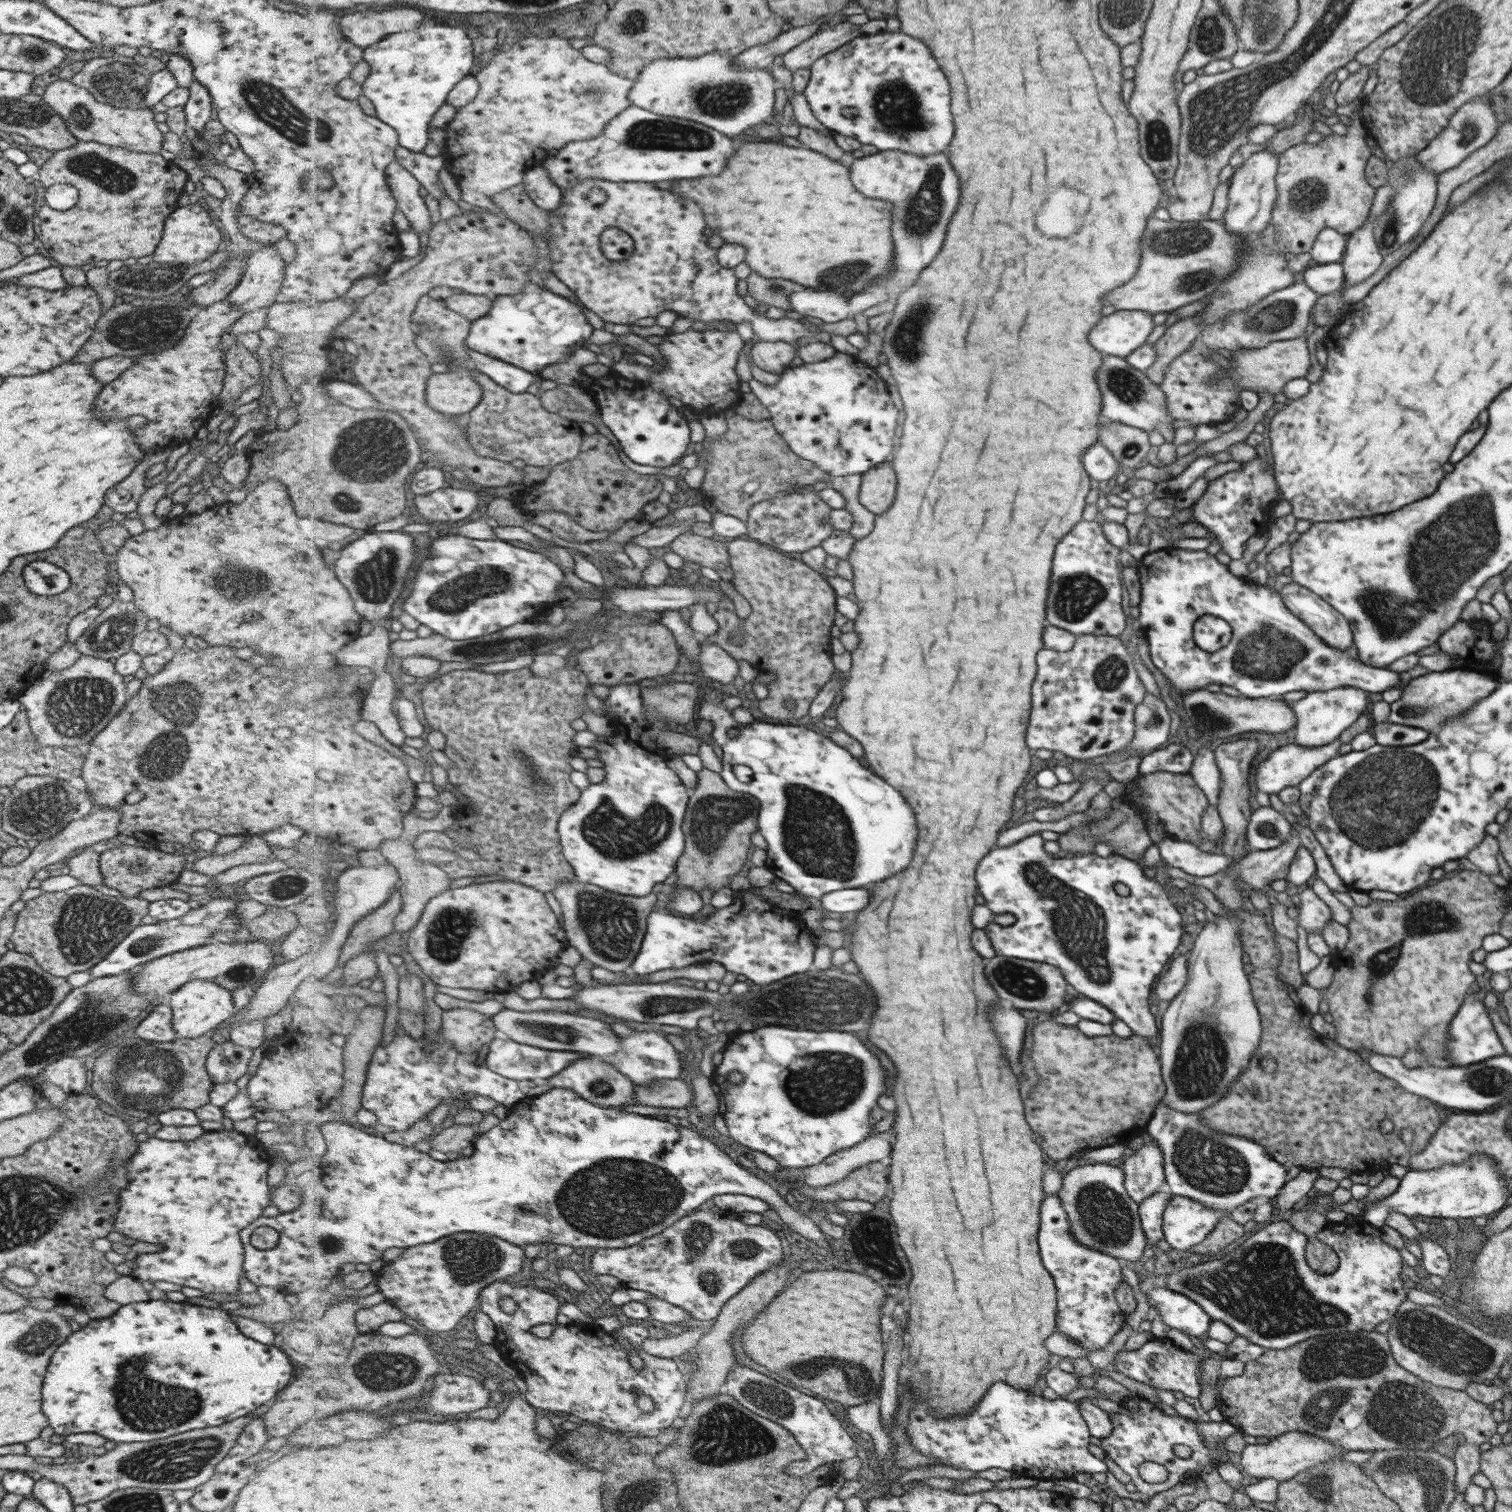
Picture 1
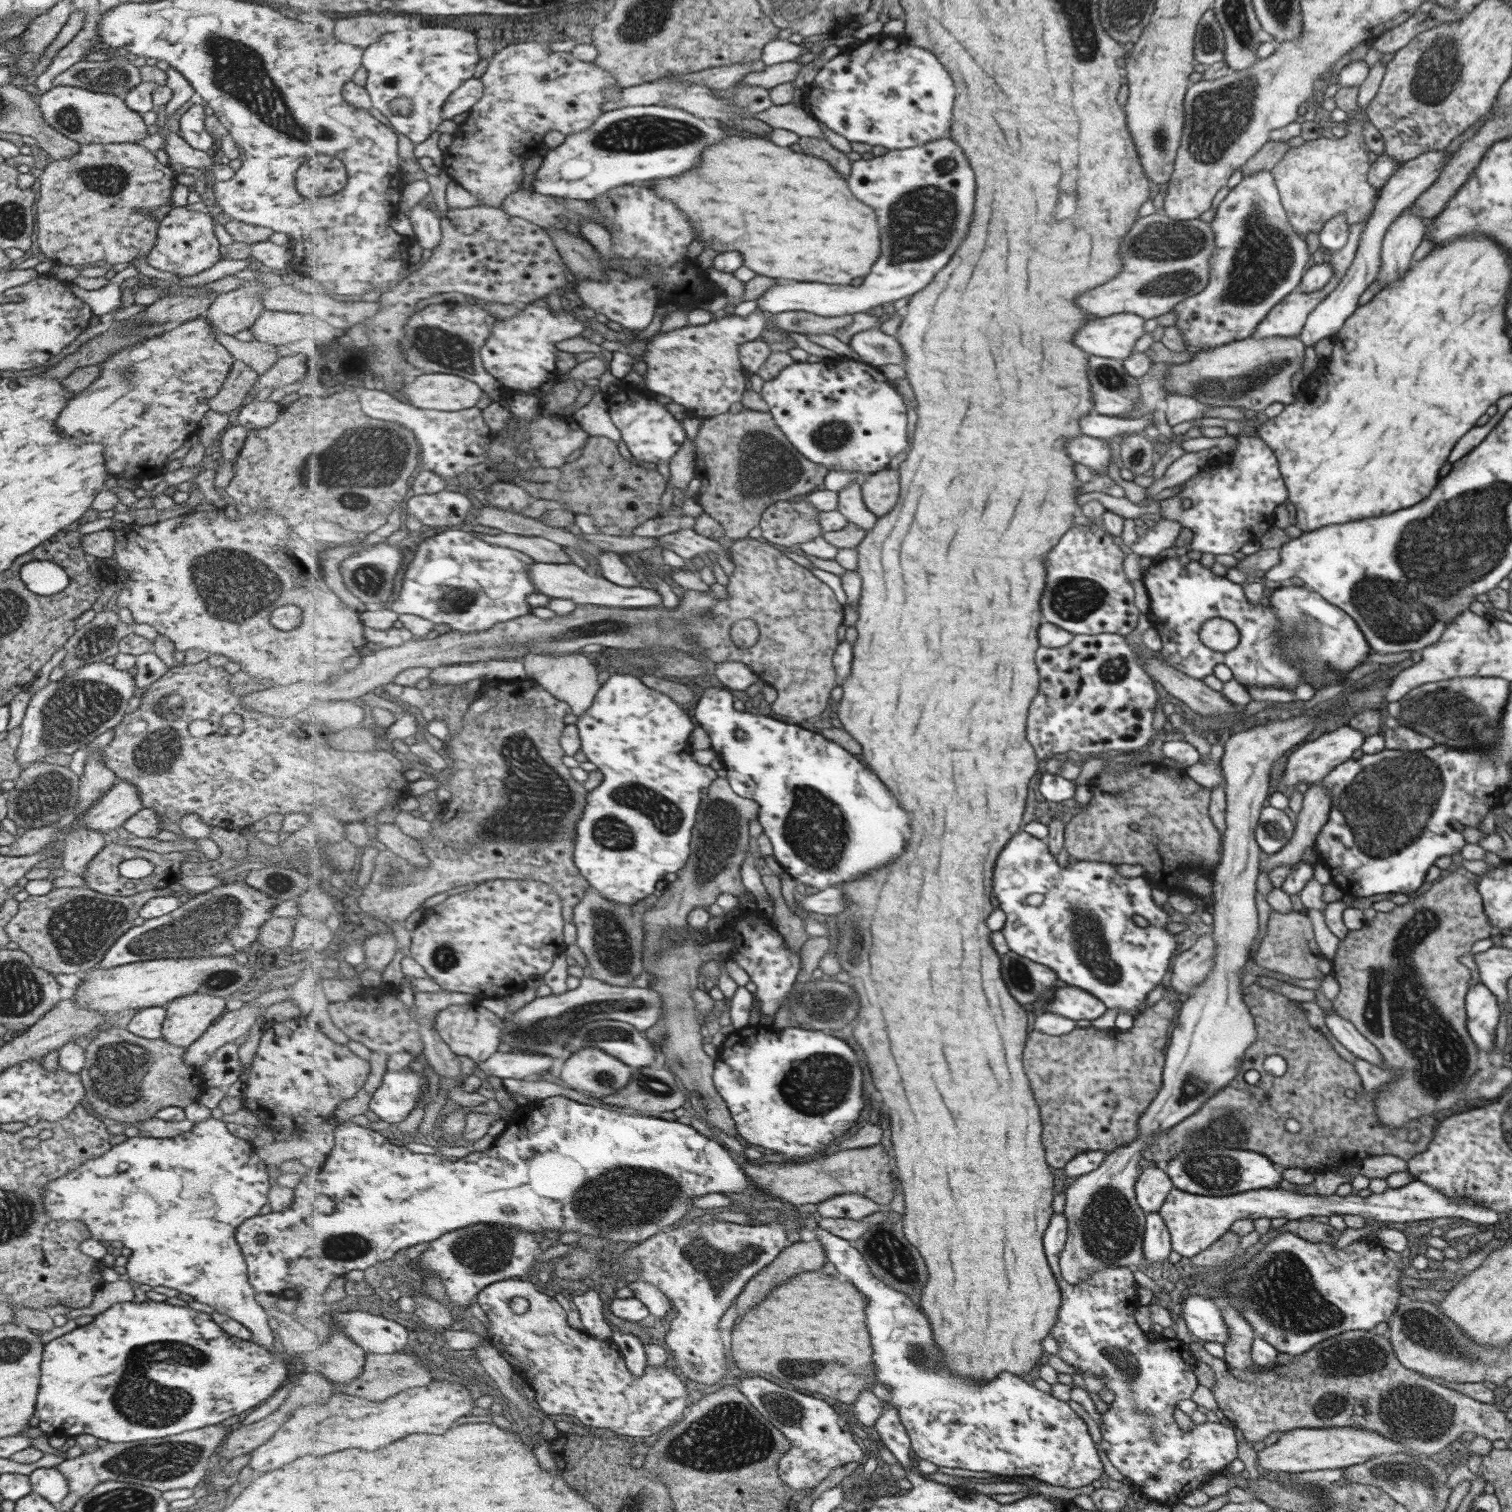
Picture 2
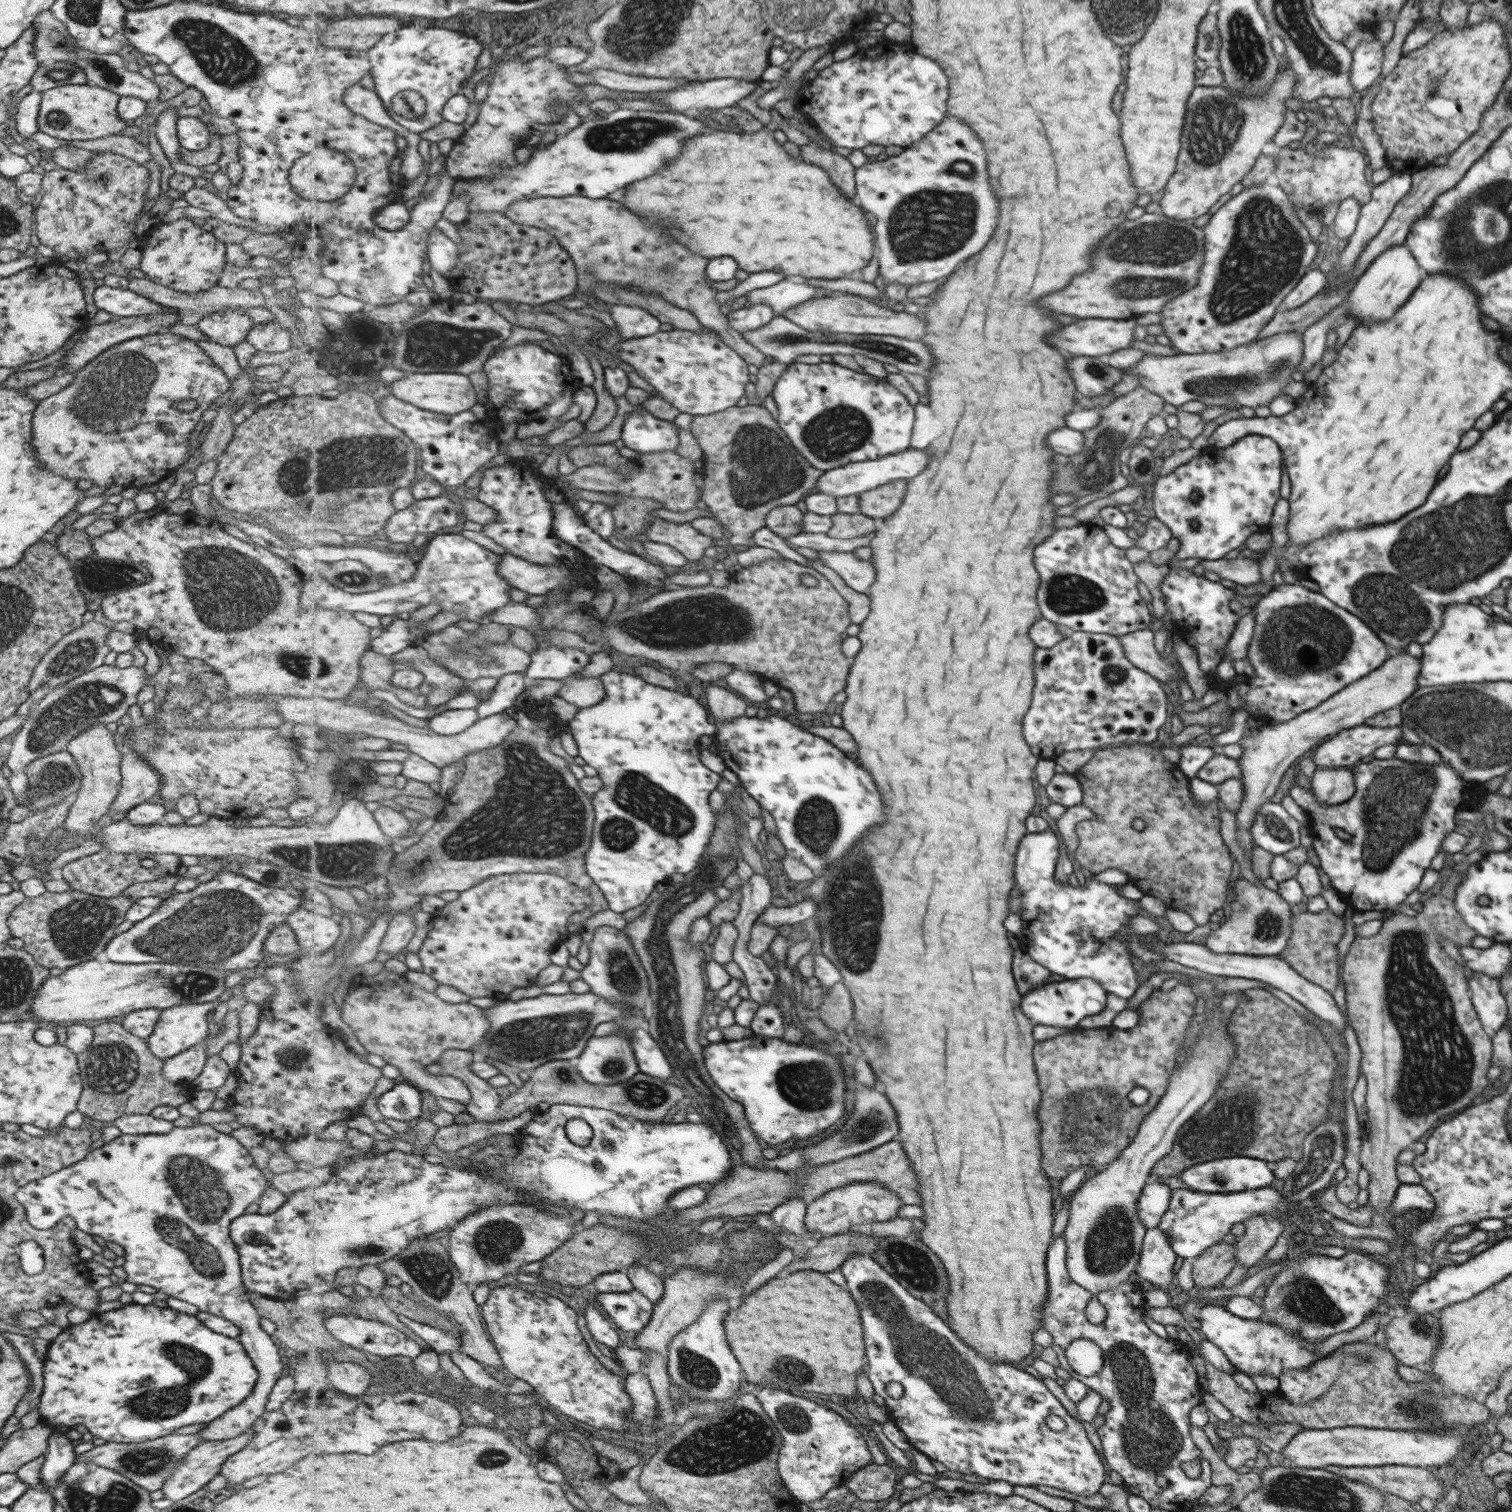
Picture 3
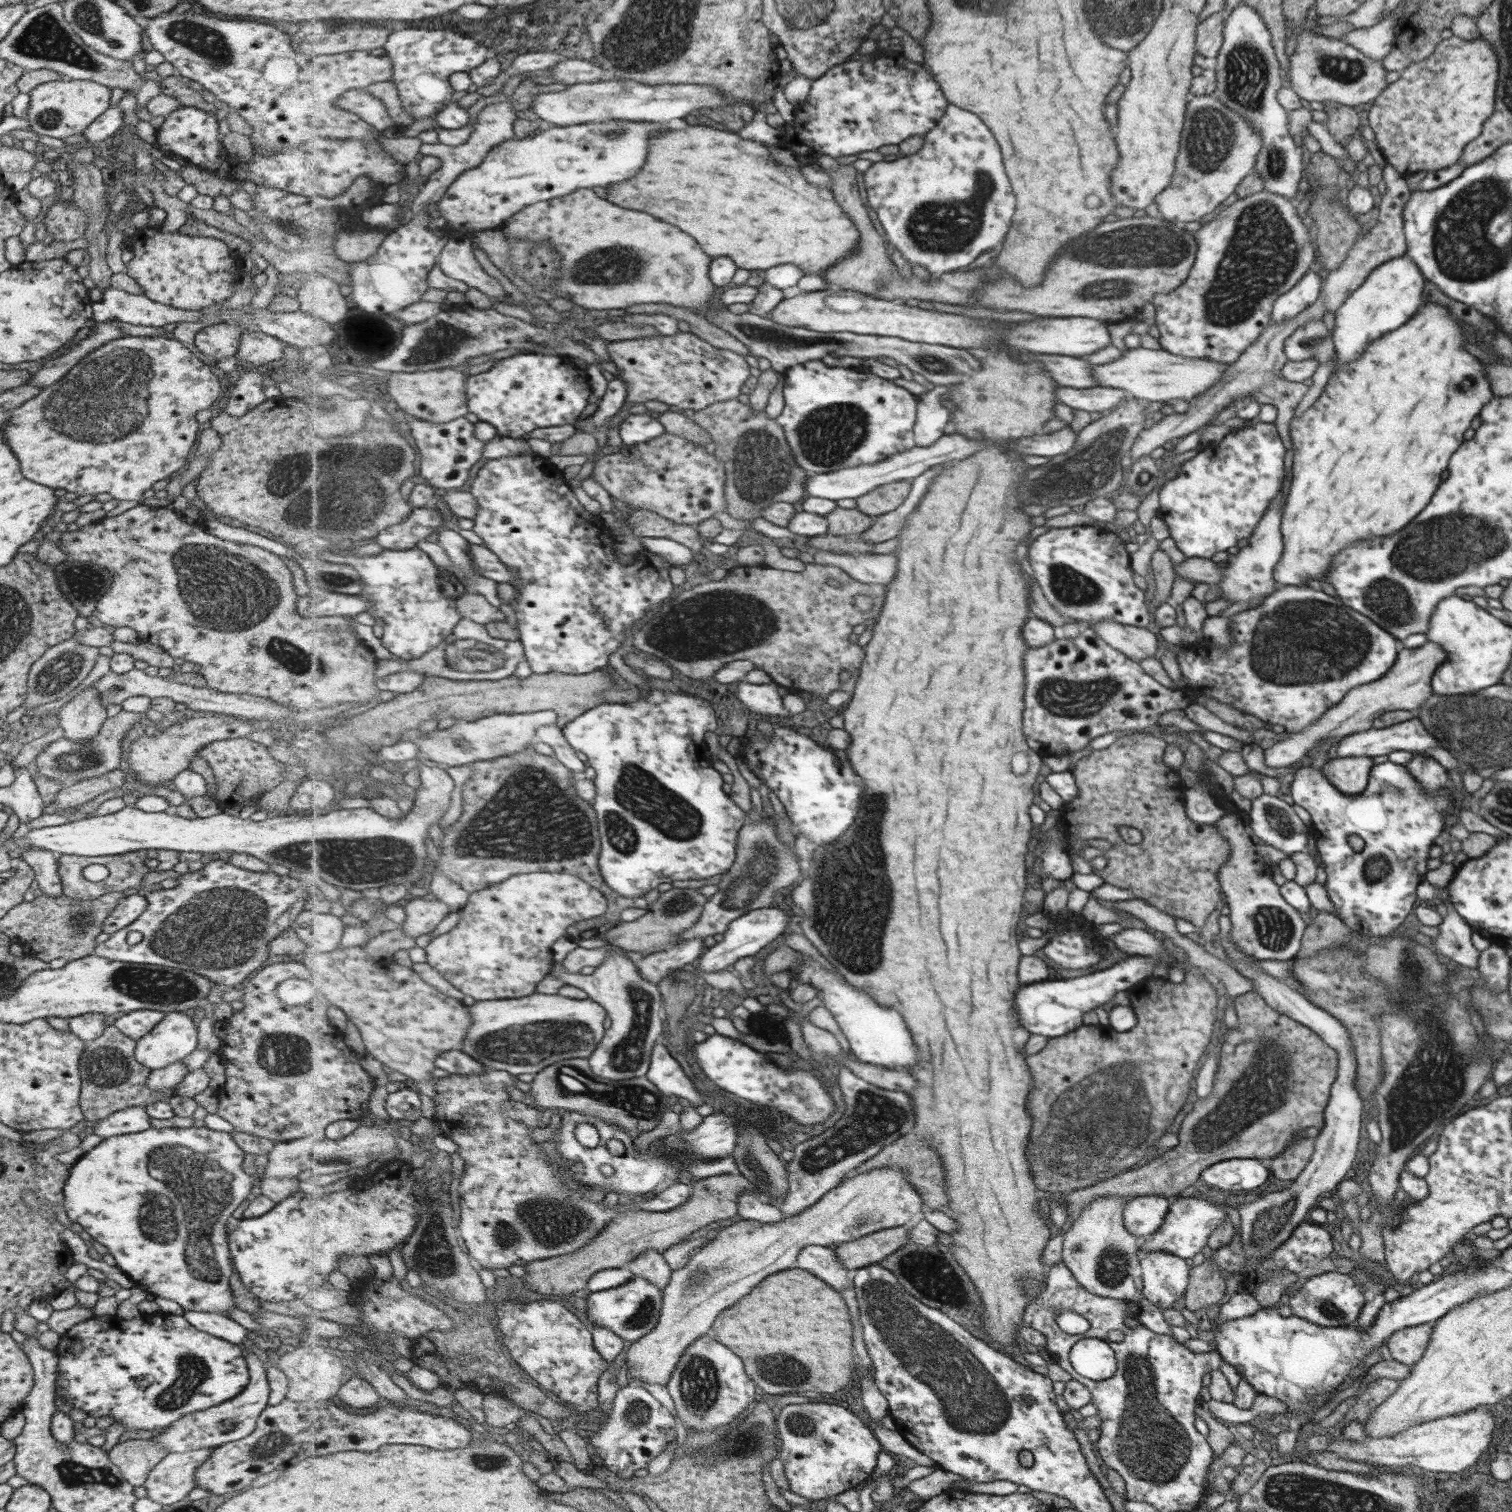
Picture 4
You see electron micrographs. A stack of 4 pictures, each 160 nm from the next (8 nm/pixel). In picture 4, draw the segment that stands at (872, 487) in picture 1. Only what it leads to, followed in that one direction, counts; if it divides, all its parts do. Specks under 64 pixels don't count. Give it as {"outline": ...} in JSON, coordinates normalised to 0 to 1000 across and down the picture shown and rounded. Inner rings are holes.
{"outline":[[[604,317],[593,318],[581,321],[568,329],[568,337],[579,343],[591,339],[601,331],[604,319]]]}

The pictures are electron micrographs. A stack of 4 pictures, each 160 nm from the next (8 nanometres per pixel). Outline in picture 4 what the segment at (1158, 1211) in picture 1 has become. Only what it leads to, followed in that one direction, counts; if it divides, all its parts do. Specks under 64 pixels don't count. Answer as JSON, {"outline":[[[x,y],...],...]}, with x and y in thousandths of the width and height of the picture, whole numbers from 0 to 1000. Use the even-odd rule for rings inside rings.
{"outline":[[[764,827],[757,829],[755,837],[757,859],[768,866],[775,865],[786,851],[787,837],[784,836],[784,833]]]}

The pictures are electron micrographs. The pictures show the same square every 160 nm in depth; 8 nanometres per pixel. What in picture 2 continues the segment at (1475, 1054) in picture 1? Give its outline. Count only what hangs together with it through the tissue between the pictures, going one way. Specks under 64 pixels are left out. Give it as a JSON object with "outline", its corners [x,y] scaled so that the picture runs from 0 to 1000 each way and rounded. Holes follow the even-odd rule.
{"outline":[[[976,649],[970,659],[970,667],[970,669],[972,669],[971,683],[974,683],[975,687],[974,689],[978,692],[978,696],[981,694],[985,697],[989,688],[989,680],[992,672],[989,659],[981,650]]]}

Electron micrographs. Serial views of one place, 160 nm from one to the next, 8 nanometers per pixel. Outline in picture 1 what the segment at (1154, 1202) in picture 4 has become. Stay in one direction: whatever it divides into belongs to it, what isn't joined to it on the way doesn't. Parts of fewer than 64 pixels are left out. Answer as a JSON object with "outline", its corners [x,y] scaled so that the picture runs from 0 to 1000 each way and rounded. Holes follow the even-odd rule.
{"outline":[[[759,754],[757,759],[750,761],[743,769],[744,785],[747,790],[755,795],[765,790],[770,783],[770,774],[769,774],[769,761],[763,754]]]}

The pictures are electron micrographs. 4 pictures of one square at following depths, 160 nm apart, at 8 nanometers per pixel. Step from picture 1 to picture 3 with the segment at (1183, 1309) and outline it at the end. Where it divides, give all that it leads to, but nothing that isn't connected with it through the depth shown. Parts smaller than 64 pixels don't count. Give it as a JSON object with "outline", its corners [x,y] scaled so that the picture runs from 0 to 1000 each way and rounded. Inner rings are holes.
{"outline":[[[794,864],[792,866],[794,878],[798,886],[804,889],[817,903],[818,907],[827,909],[838,909],[846,911],[850,906],[860,906],[868,903],[874,898],[870,894],[870,888],[864,887],[860,882],[850,879],[848,876],[839,875],[836,872],[831,873],[821,872],[813,869],[810,864]]]}

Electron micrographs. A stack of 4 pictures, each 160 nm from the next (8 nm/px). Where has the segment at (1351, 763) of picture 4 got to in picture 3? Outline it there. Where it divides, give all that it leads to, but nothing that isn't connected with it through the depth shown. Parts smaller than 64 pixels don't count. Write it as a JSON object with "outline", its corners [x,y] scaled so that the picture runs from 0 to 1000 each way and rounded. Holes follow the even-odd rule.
{"outline":[[[889,506],[882,509],[870,509],[867,515],[870,529],[874,532],[883,532],[894,528],[897,522],[896,507]]]}

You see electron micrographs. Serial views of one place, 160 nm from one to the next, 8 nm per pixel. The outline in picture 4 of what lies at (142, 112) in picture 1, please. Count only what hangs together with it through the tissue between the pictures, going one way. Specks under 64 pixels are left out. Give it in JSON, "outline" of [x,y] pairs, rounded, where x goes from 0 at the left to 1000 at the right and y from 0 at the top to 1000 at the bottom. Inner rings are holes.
{"outline":[[[43,52],[26,56],[20,61],[20,69],[18,73],[20,85],[25,89],[38,92],[54,89],[56,86],[73,70],[73,63],[72,58],[65,54],[60,54],[60,53]]]}

